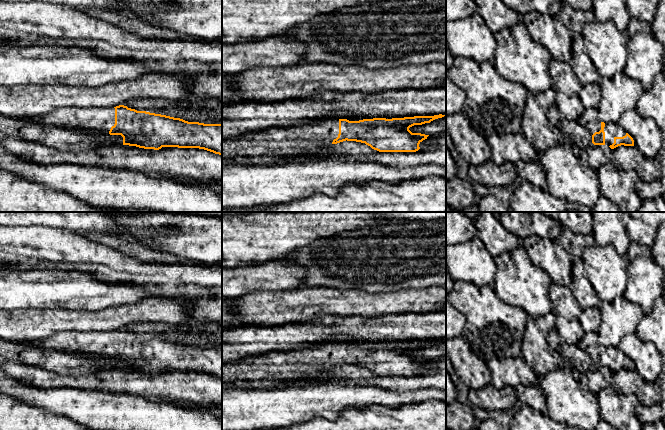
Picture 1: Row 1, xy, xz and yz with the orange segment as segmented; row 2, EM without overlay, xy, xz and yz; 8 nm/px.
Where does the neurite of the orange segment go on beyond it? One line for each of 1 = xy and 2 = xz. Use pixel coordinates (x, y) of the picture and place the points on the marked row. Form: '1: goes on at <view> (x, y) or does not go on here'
1: goes on at xy (95, 120)
2: goes on at xz (274, 146)

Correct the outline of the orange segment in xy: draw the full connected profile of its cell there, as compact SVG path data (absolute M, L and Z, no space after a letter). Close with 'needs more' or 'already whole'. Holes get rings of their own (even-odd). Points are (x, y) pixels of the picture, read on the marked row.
M124 105L107 108L61 107L31 120L71 131L121 135L123 145L144 149L199 148L222 156L222 124L188 122L137 111Z; needs more

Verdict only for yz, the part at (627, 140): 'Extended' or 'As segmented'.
Extended

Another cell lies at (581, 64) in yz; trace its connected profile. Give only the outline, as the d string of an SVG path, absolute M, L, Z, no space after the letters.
M582 35L573 36L569 64L582 86L601 82L602 77L589 57Z

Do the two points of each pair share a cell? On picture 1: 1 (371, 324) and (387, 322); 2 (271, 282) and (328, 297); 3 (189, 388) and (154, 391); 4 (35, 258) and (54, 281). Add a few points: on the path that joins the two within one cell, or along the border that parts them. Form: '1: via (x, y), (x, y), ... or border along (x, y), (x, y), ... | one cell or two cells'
1: via (375, 324), (383, 324) | one cell
2: border along (303, 286), (297, 289), (273, 291) | two cells
3: via (180, 388), (163, 390) | one cell
4: border along (20, 269), (68, 269) | two cells

